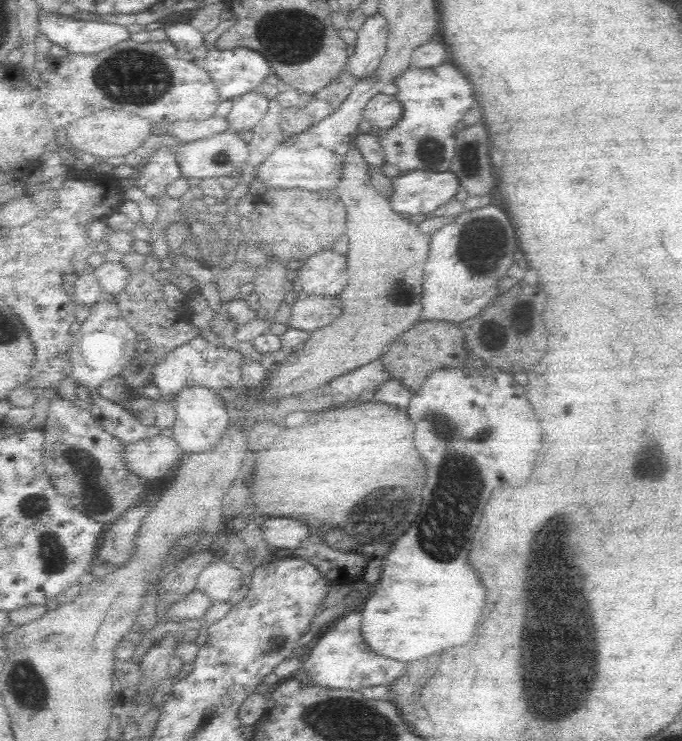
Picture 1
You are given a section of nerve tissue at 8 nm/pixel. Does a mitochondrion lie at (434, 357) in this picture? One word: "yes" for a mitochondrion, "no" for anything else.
no

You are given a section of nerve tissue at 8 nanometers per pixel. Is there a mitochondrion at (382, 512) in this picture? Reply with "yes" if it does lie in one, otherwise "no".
yes

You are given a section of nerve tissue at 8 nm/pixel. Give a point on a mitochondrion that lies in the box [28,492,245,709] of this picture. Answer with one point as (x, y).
(53, 560)

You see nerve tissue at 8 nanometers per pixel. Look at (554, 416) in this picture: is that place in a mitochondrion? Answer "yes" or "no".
no

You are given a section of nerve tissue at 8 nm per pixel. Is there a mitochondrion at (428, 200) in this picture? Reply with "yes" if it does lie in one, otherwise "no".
no

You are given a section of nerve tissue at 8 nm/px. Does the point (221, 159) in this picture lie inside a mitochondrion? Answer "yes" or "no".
yes

